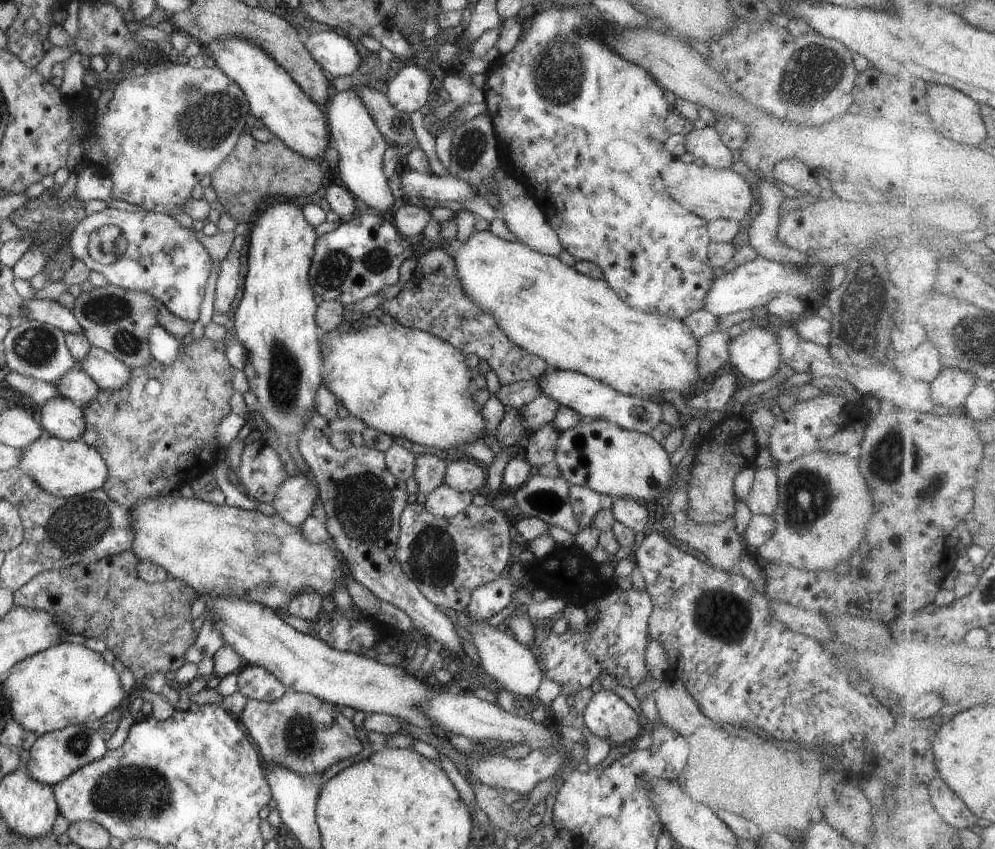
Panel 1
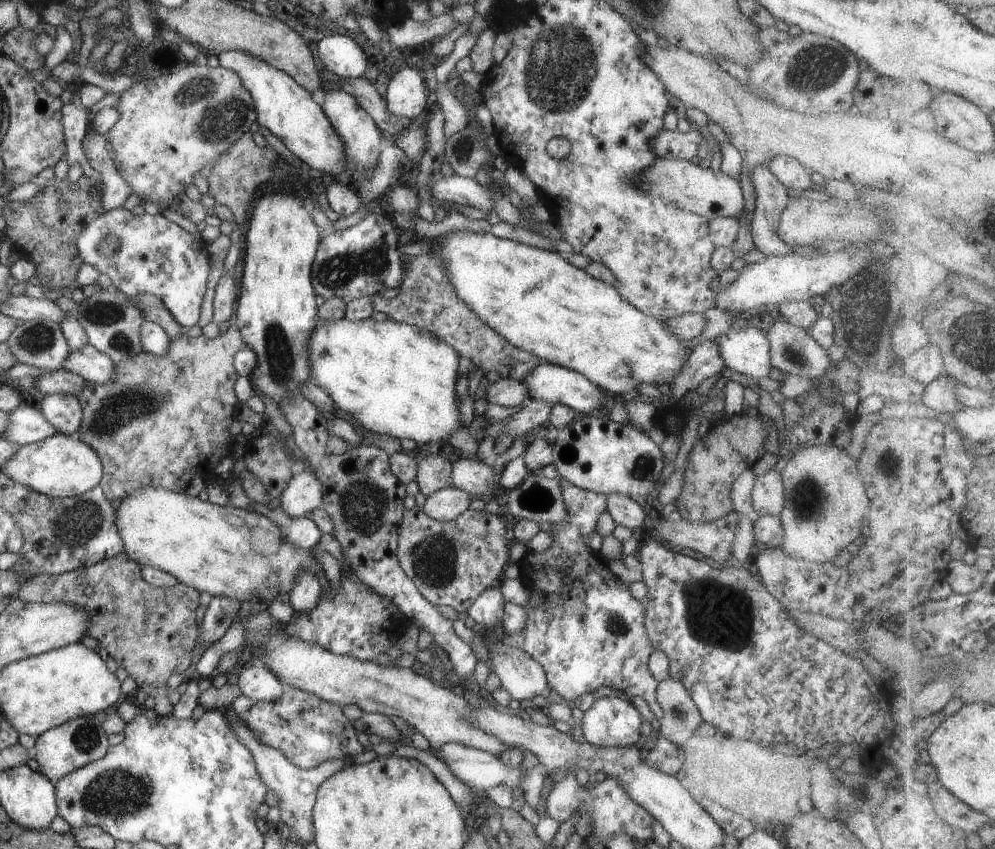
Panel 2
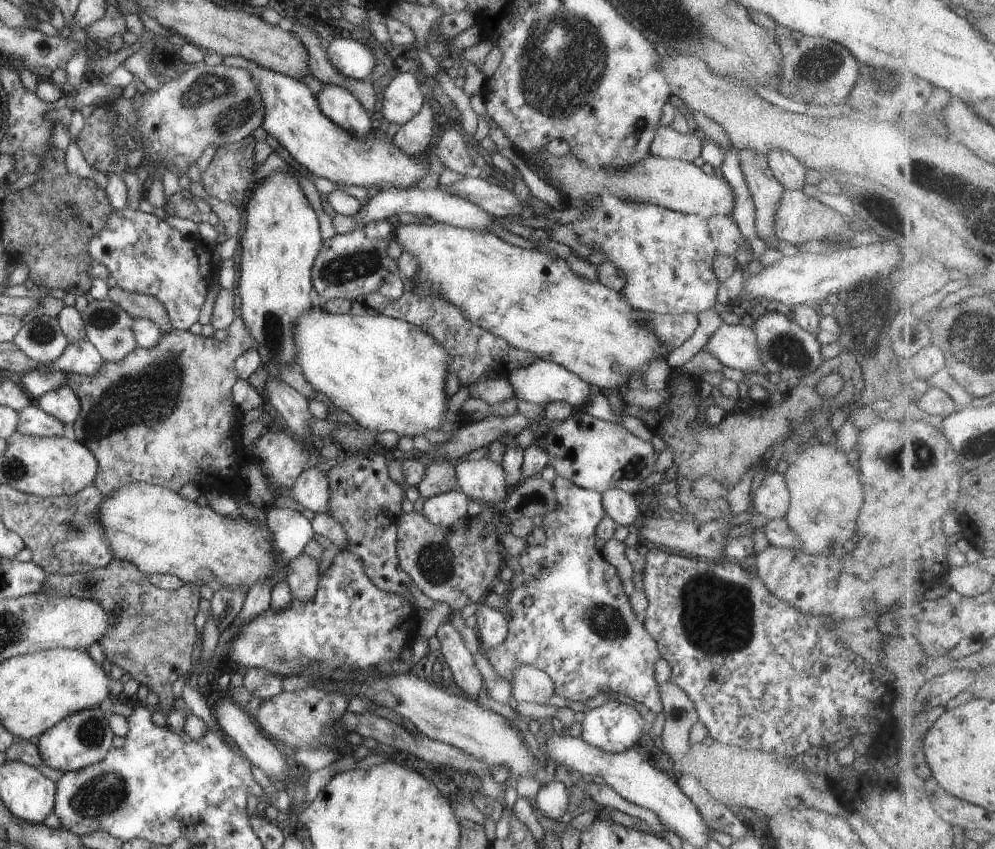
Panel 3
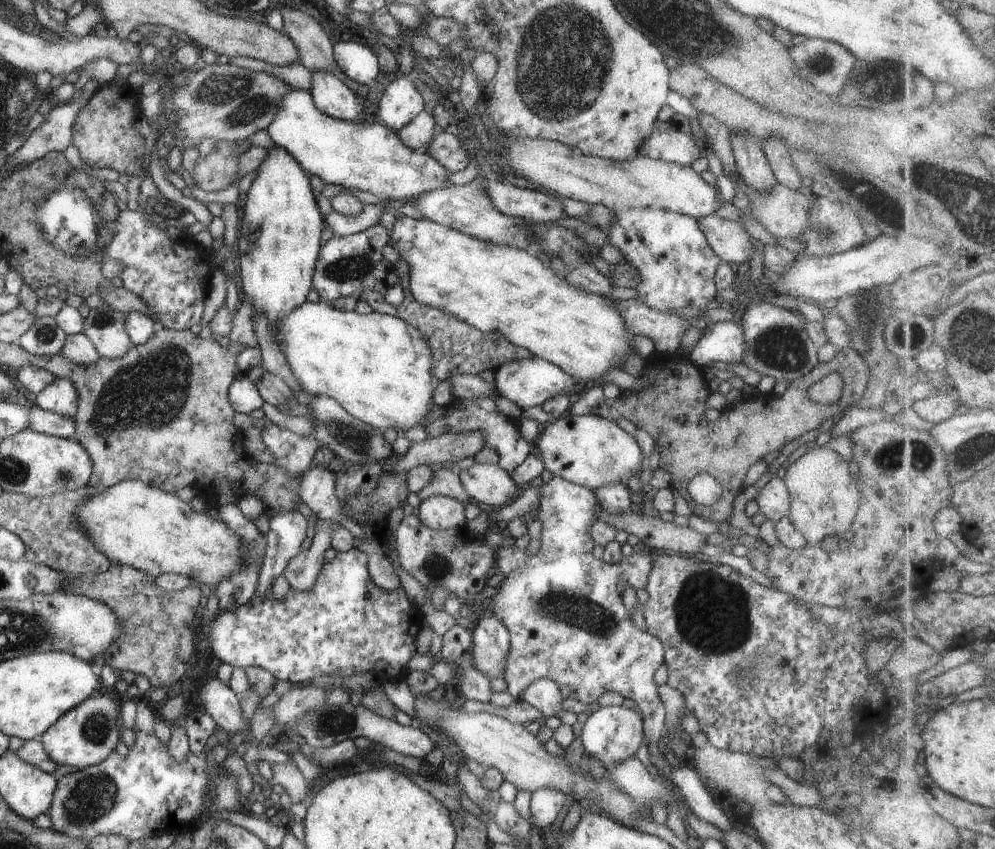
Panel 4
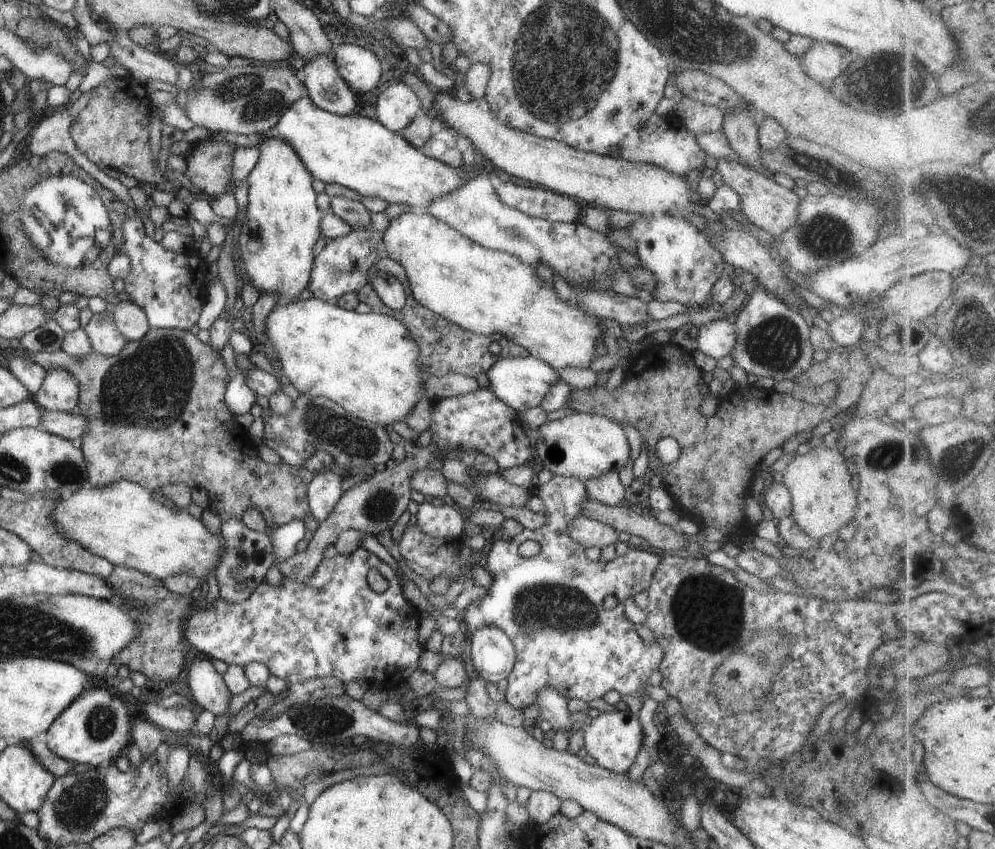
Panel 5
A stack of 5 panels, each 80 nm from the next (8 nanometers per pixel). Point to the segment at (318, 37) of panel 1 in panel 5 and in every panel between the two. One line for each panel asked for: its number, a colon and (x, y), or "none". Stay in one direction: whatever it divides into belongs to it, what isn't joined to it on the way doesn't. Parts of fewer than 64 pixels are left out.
2: (339, 54)
3: (352, 59)
4: (357, 62)
5: (358, 67)

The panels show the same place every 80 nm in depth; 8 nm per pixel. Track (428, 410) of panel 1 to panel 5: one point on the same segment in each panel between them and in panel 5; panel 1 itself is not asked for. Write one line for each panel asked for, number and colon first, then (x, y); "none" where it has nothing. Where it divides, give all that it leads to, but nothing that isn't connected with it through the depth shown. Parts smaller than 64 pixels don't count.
2: (393, 379)
3: (387, 374)
4: (377, 367)
5: (366, 363)

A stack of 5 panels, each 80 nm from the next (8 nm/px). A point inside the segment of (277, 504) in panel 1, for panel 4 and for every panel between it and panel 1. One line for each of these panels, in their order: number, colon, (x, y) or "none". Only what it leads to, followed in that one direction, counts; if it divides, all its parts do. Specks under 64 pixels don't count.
2: (303, 493)
3: (310, 488)
4: (316, 489)

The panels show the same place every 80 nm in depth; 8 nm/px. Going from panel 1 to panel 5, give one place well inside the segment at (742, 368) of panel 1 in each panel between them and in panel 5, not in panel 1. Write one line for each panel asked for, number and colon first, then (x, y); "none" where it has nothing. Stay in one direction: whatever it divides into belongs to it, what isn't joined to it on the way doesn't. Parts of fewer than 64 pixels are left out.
2: (746, 350)
3: (734, 346)
4: (724, 341)
5: (715, 338)

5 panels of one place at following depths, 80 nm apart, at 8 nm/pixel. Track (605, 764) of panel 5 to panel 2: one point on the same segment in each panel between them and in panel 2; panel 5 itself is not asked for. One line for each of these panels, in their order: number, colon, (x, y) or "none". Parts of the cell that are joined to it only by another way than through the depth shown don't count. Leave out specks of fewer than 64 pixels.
2: (609, 722)
3: (614, 727)
4: (611, 734)

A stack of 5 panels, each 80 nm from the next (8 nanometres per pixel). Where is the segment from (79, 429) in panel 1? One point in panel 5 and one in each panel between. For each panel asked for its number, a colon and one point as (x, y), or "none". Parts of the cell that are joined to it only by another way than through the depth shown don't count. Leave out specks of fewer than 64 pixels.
2: (62, 411)
3: (61, 403)
4: (59, 396)
5: (58, 391)

